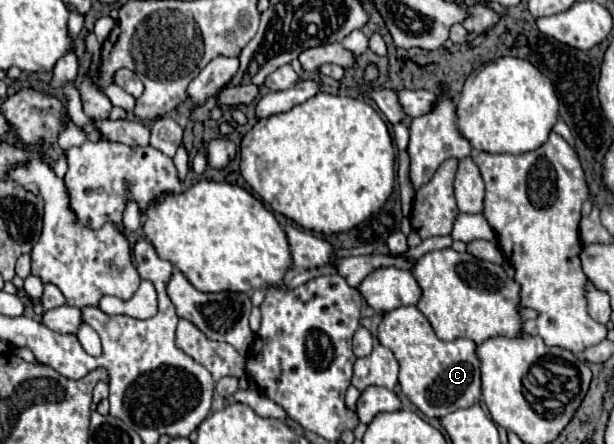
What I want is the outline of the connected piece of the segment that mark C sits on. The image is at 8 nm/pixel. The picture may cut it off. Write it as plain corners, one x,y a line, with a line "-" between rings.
399,307
383,315
379,323
377,339
383,347
391,349
395,359
401,365
399,371
399,385
403,395
427,417
445,417
457,409
471,407
481,397
481,375
479,375
479,359
477,359
477,345
469,339
455,339
455,341
441,341
437,339
431,323
417,307

